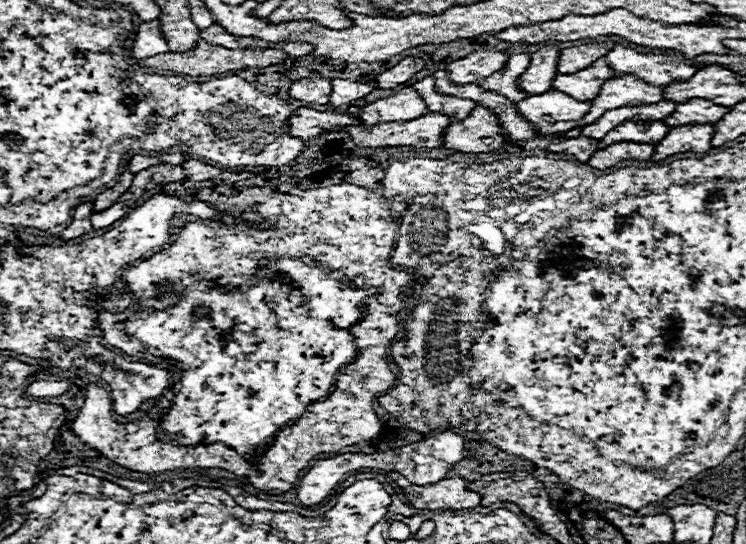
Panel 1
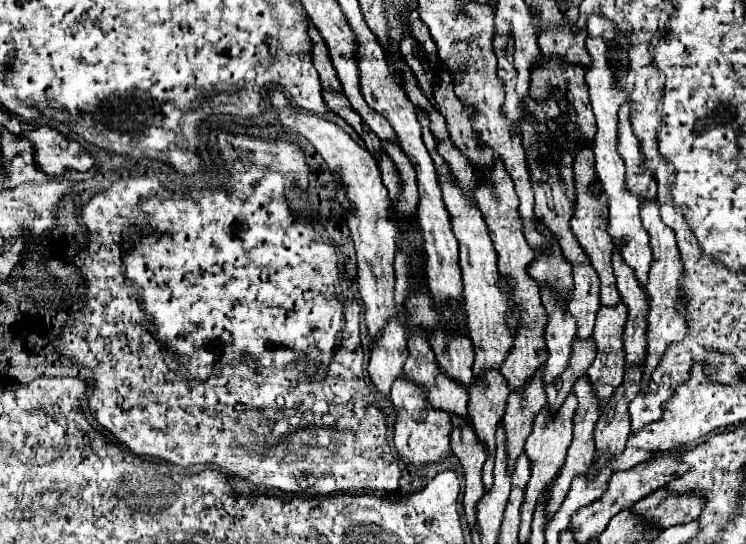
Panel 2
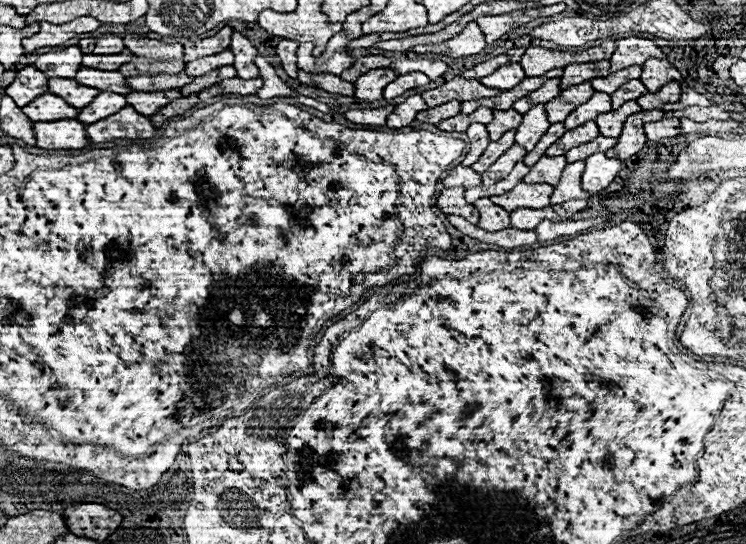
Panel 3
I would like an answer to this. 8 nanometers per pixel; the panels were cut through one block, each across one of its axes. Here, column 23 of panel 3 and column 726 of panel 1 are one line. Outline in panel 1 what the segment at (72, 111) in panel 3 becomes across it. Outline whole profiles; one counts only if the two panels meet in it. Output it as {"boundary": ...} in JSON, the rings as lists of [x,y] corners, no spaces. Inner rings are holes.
{"boundary":[[[694,98],[684,104],[678,104],[678,108],[670,116],[666,116],[664,120],[666,120],[666,124],[670,124],[670,128],[686,126],[686,124],[710,124],[710,122],[720,120],[722,114],[728,110],[730,108],[712,104],[710,100]]]}

